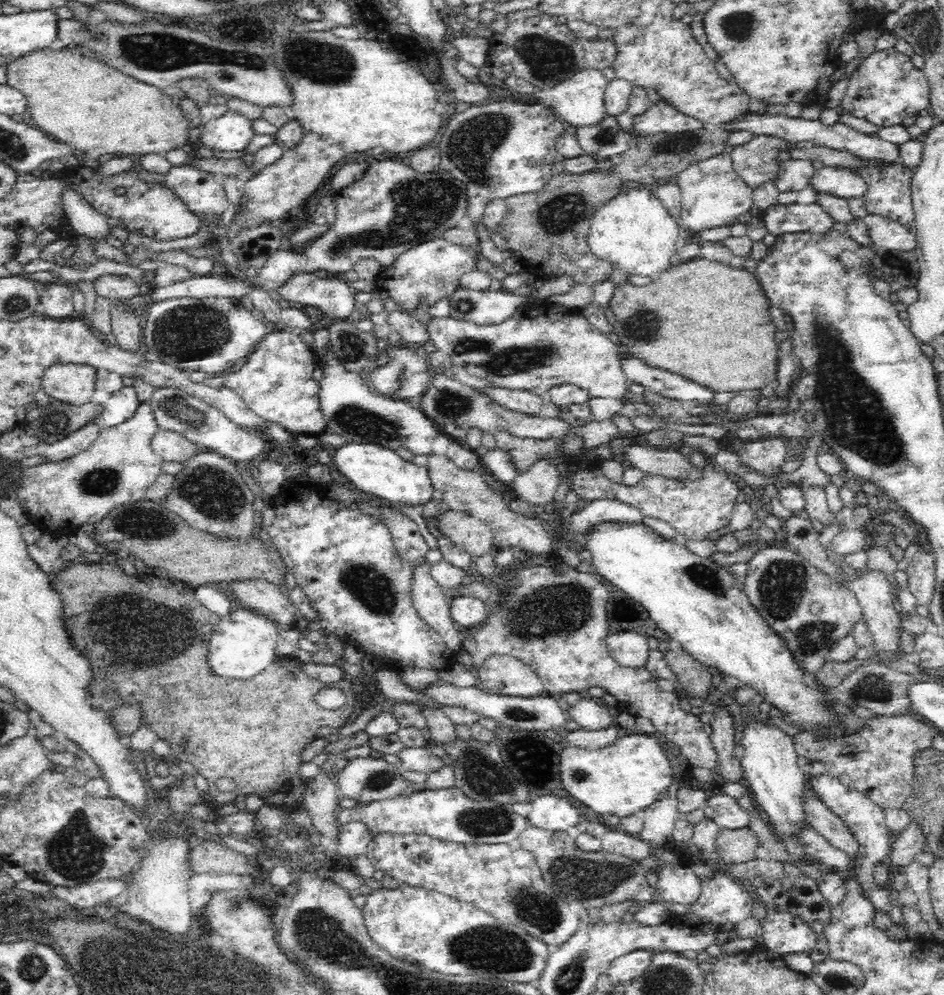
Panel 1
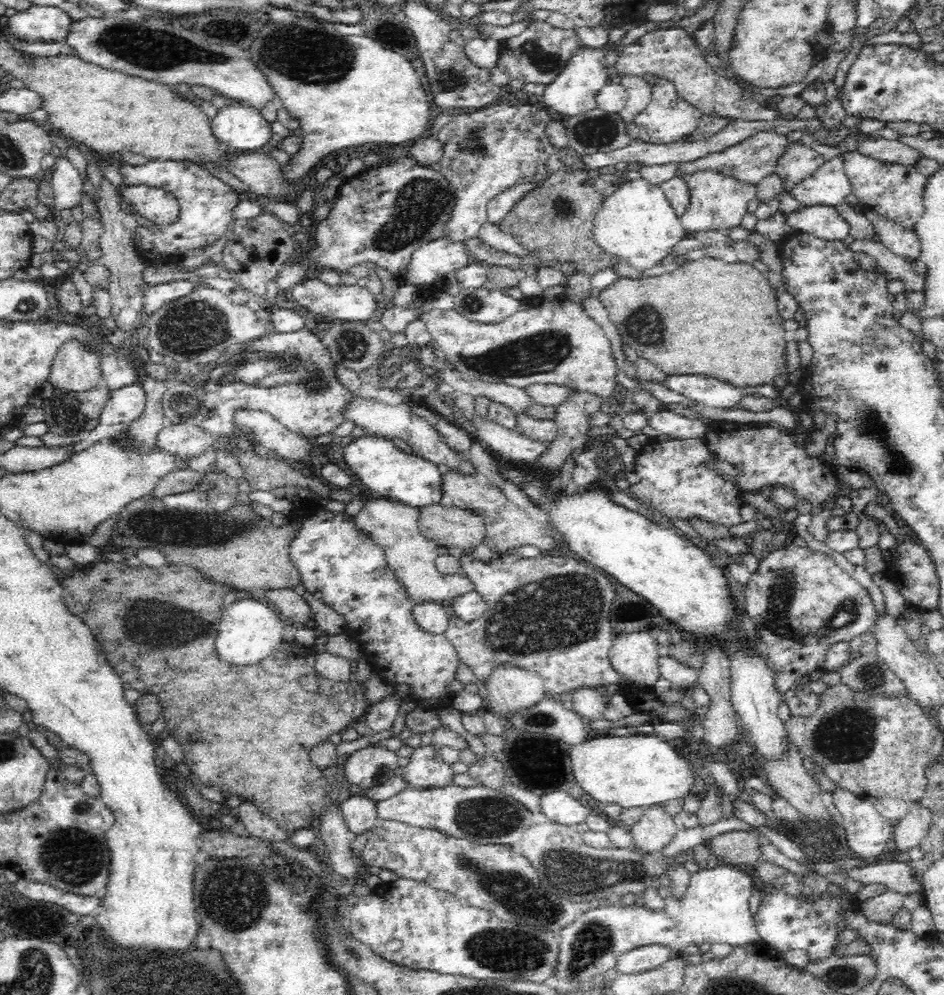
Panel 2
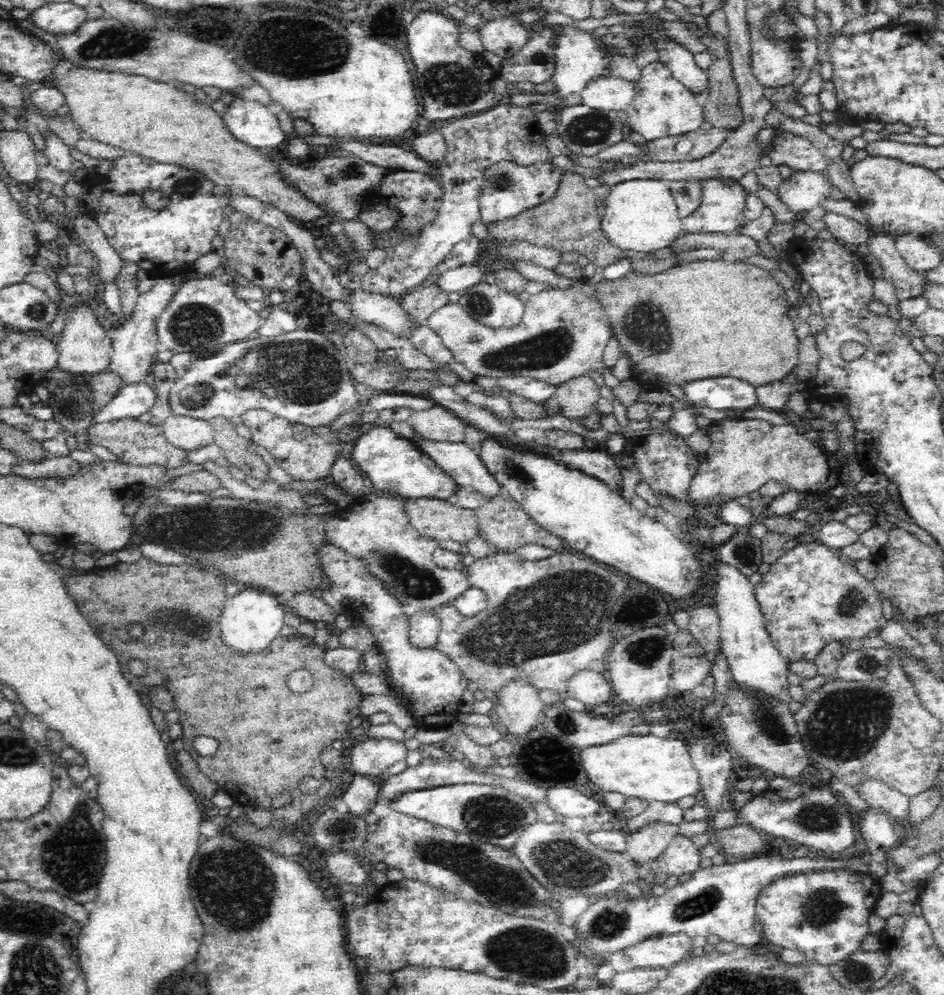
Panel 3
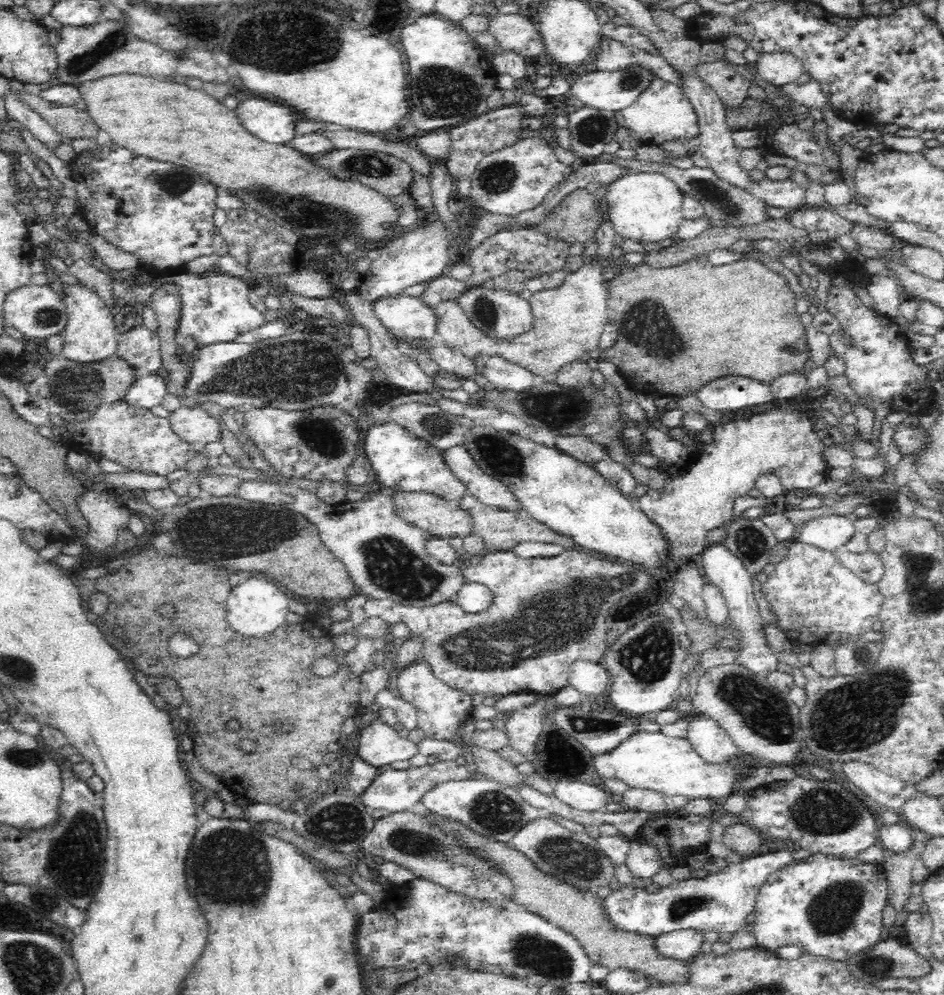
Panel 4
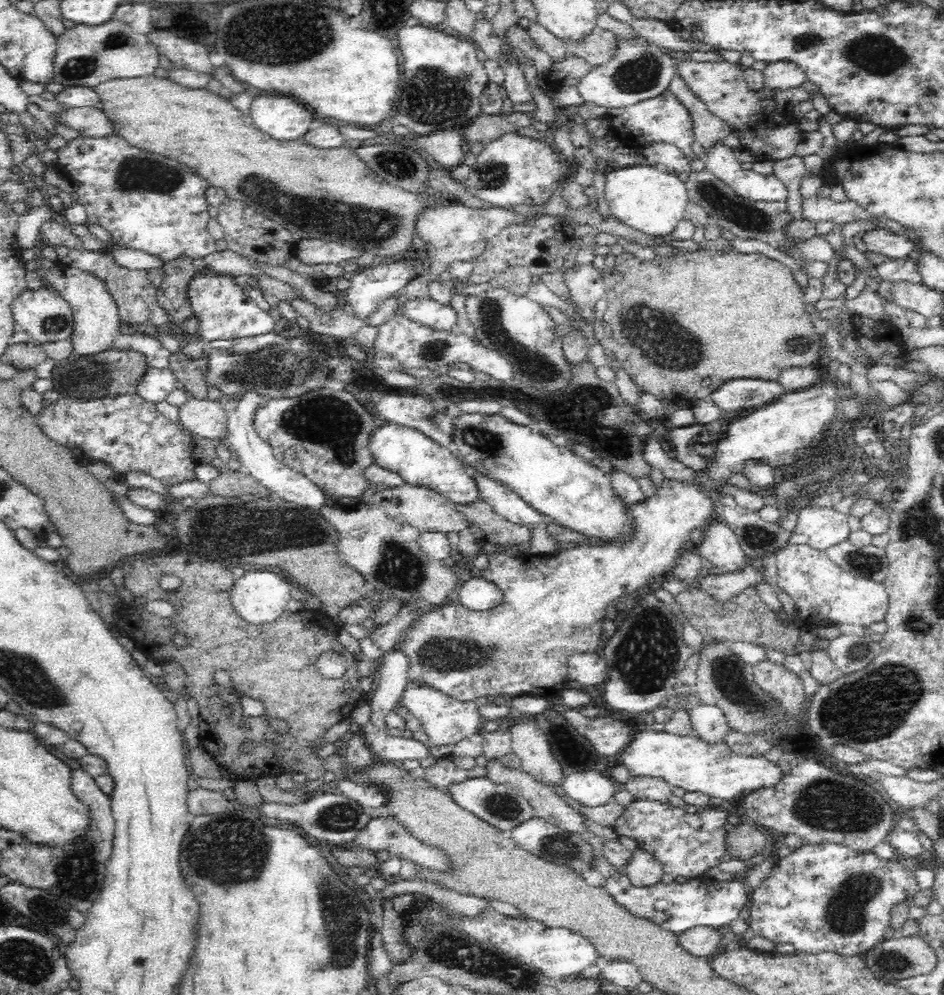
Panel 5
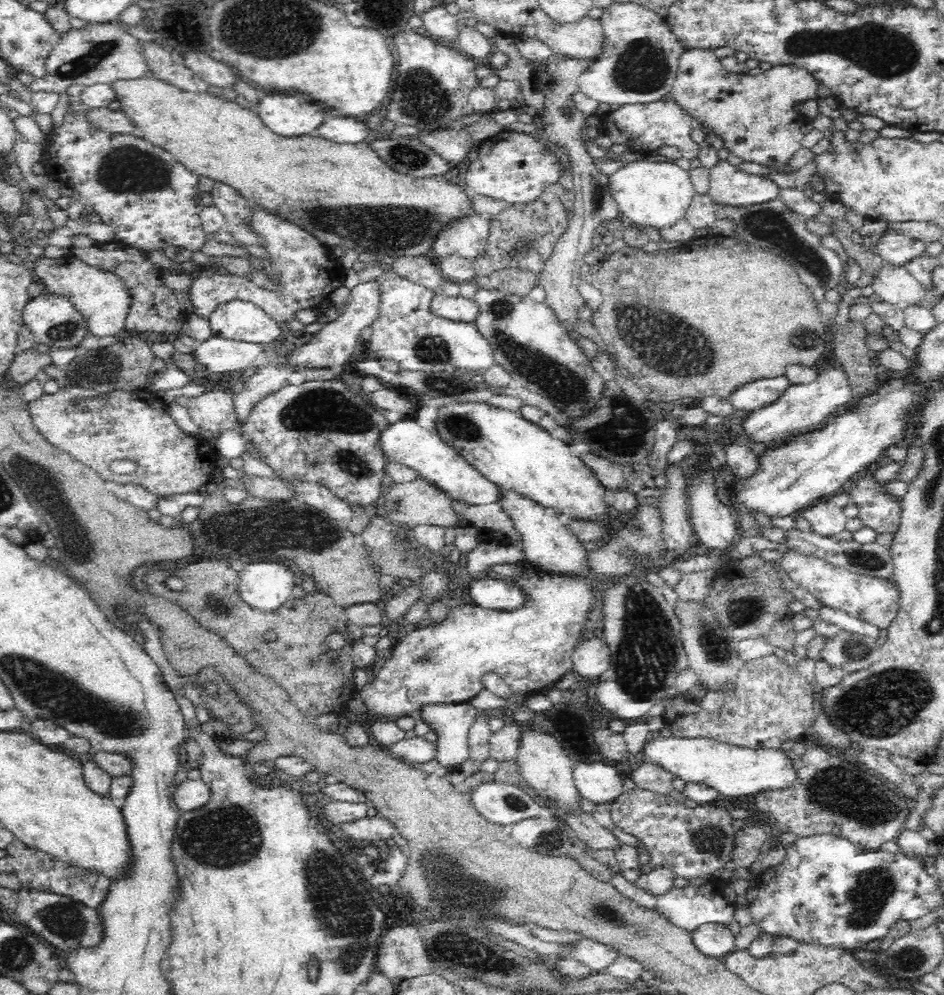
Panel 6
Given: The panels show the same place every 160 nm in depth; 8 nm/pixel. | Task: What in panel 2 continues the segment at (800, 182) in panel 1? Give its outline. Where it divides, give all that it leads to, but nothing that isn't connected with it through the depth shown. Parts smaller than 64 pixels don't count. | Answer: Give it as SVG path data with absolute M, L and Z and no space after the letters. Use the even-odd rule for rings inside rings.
M802 140L790 141L774 161L775 173L782 177L784 191L788 191L799 181L808 178L826 160L822 153L802 144Z

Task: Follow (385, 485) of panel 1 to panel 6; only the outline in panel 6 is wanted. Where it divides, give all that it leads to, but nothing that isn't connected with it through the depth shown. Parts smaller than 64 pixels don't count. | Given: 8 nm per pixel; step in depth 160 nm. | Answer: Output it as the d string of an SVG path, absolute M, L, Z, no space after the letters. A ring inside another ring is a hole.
M406 418L391 424L380 436L380 447L386 453L388 462L406 464L418 471L420 478L435 484L446 492L450 499L458 499L469 505L496 504L505 498L503 489L488 480L478 469L474 468L462 454L446 444L438 433L429 432L418 425L416 419Z

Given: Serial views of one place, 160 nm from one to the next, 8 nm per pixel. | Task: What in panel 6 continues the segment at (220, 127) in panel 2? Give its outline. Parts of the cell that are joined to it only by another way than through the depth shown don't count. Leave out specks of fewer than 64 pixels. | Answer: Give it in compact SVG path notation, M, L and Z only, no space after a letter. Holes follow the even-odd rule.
M272 94L272 96L260 98L258 102L258 114L262 117L262 122L266 122L266 127L280 136L311 135L324 122L326 110L328 108L318 102L306 102L300 96L284 94Z

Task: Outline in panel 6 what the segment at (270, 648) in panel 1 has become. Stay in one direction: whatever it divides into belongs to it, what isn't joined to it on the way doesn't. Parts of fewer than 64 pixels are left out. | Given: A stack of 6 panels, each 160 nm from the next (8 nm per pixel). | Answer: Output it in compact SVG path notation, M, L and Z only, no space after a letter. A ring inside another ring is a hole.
M258 560L258 562L248 562L244 570L240 570L240 592L242 598L254 606L254 608L278 608L286 602L288 597L292 597L294 587L294 571L282 562L268 562L268 560Z

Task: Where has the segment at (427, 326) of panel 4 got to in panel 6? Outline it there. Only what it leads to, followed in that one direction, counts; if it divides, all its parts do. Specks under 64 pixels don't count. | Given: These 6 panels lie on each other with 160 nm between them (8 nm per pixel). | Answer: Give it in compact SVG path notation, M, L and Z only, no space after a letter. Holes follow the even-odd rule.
M442 292L436 293L430 307L432 311L438 313L438 316L458 322L474 323L480 316L478 301L467 299L460 294L455 298L447 297Z

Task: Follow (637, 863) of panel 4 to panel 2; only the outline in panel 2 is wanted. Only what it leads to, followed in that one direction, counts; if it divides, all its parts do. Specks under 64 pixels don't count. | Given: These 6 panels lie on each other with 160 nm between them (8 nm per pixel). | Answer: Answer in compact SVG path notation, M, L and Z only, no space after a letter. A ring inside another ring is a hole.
M654 806L645 812L645 816L632 826L634 849L642 854L659 855L664 846L678 833L671 814L664 812L661 806Z

